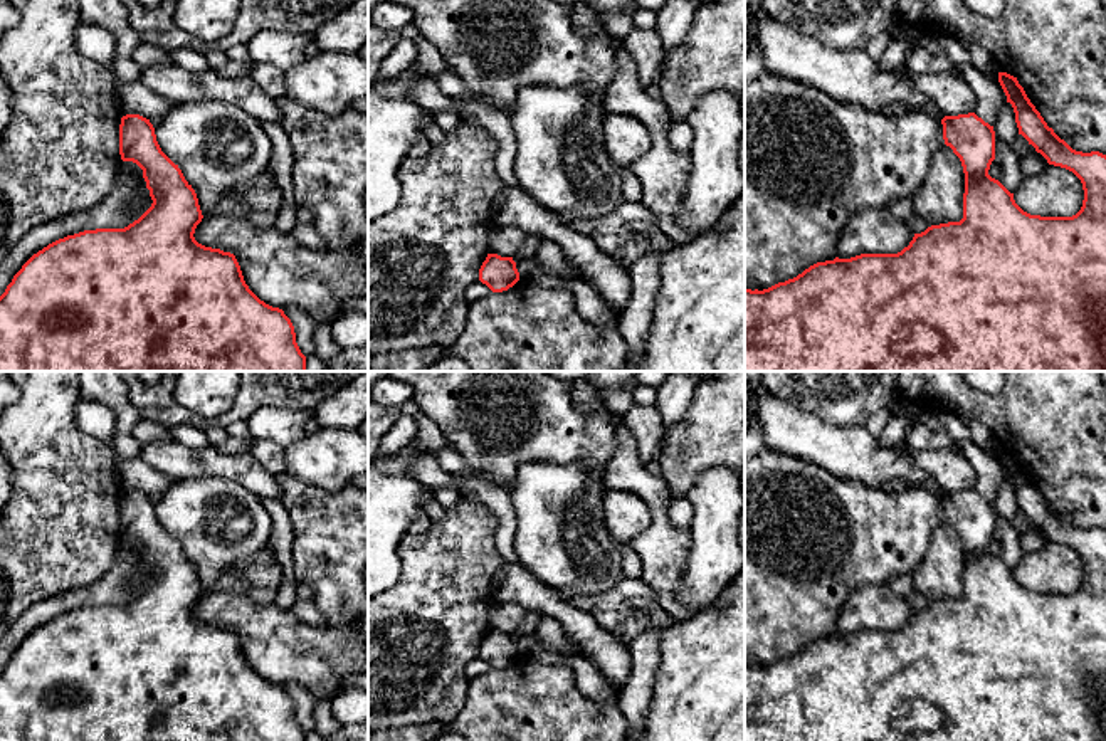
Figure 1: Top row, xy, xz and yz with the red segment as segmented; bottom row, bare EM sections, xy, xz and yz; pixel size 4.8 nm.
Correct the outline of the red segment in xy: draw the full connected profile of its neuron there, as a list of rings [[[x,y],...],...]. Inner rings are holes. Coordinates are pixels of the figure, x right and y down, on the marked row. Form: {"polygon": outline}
{"polygon": [[[121,118],[119,155],[143,170],[151,207],[124,229],[59,239],[22,265],[0,296],[0,371],[306,371],[306,356],[284,311],[249,289],[234,254],[195,240],[203,218],[197,193],[161,151],[150,119]]]}

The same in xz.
{"polygon": [[[487,254],[479,269],[479,281],[486,284],[492,292],[508,291],[519,281],[516,262],[513,257]]]}

